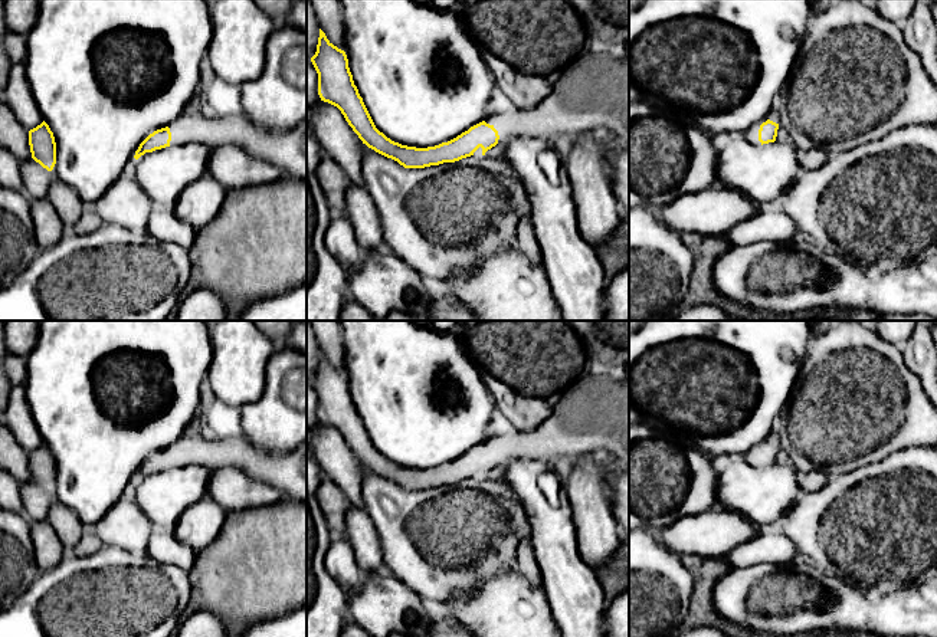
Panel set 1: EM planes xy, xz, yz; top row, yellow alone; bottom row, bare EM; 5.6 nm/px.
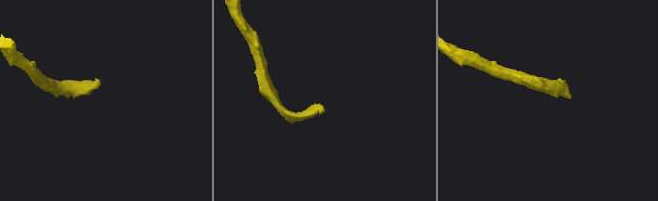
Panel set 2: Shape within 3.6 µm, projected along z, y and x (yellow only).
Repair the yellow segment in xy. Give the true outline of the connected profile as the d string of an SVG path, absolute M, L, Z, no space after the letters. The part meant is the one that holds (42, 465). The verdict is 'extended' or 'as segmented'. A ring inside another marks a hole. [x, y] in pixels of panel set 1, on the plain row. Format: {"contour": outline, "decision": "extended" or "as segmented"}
{"contour": "M45 443L29 453L29 467L32 480L47 493L52 493L56 486L56 464Z", "decision": "as segmented"}

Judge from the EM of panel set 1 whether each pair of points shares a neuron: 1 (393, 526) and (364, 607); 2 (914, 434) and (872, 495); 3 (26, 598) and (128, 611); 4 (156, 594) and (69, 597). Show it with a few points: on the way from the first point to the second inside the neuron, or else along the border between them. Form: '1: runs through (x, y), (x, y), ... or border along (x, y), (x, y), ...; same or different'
1: border along (387, 571), (415, 593); different
2: border along (921, 446), (900, 449), (891, 456); different
3: runs through (52, 611), (102, 611); same
4: runs through (134, 597), (91, 597); same

